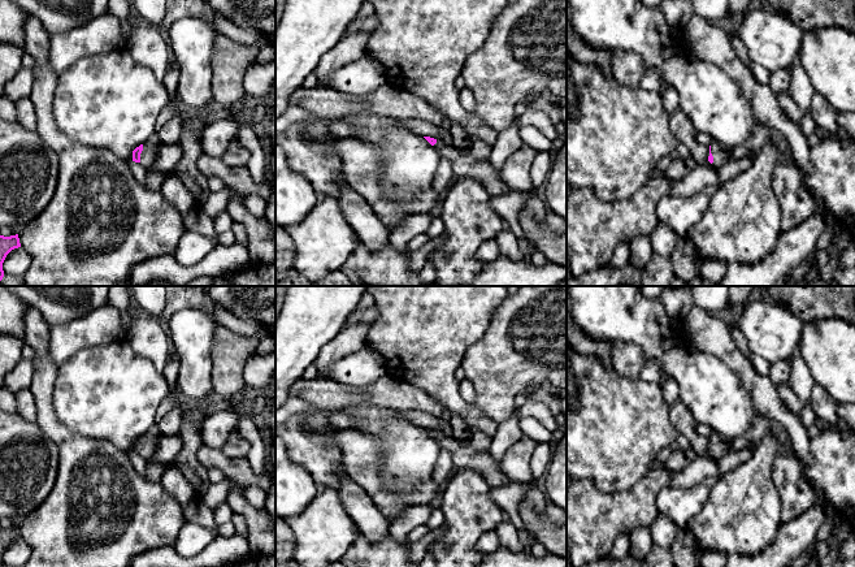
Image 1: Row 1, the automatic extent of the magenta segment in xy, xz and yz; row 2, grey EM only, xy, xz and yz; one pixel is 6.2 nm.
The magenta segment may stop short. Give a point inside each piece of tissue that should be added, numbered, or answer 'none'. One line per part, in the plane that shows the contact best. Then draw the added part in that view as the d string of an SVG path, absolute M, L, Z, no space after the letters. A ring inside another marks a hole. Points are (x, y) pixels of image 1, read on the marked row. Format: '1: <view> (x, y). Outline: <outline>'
1: xy (148, 155). Outline: M152 137L146 143L143 143L143 151L140 153L140 164L144 168L149 168L157 156L157 146L164 143L157 137Z

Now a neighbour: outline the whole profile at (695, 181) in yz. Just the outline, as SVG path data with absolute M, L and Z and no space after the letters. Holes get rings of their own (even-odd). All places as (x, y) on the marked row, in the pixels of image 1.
M698 168L691 170L683 179L674 183L667 195L691 196L707 186L716 185L719 178L719 168Z

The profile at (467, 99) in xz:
M464 87L460 91L460 103L466 112L469 112L469 113L474 112L476 100L474 100L474 96L469 88Z

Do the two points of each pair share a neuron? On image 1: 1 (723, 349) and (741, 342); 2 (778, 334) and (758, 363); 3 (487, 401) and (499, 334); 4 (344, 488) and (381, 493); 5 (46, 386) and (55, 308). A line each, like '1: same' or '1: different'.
1: different
2: different
3: same
4: different
5: different

